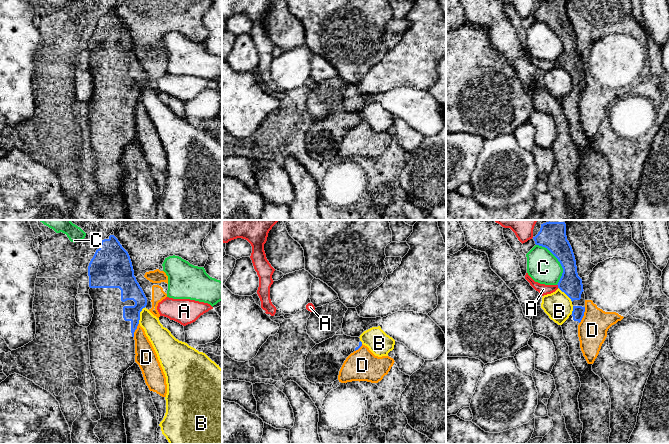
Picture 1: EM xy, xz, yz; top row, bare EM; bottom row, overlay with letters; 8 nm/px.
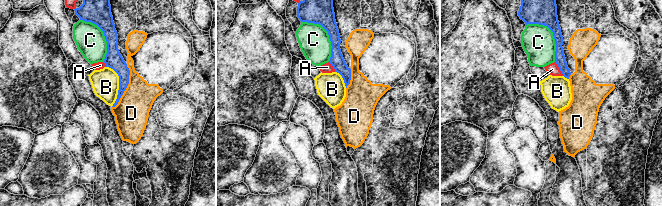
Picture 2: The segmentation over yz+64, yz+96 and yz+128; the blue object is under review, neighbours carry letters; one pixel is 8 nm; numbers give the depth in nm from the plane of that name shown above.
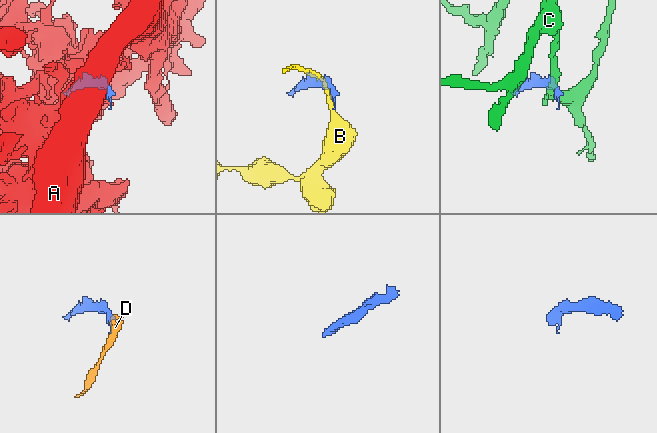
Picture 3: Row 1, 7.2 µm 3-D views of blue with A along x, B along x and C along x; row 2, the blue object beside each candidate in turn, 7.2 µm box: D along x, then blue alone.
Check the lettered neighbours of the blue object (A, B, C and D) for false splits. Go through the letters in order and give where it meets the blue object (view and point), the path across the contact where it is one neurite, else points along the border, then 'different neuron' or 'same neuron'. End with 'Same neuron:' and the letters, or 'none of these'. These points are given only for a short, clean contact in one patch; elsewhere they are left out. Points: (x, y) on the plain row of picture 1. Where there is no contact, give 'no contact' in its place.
A: meets blue in yz at (558, 62); different neuron
B: meets blue in xy at (139, 91); different neuron
C: meets blue in yz at (558, 36); different neuron
D: meets blue in yz at (583, 91); border along yz (585, 83), (583, 93), (579, 99); different neuron
Same neuron: none of these

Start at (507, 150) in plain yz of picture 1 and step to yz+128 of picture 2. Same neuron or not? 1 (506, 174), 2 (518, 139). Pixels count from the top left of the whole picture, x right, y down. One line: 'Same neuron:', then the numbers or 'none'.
Same neuron: 1

